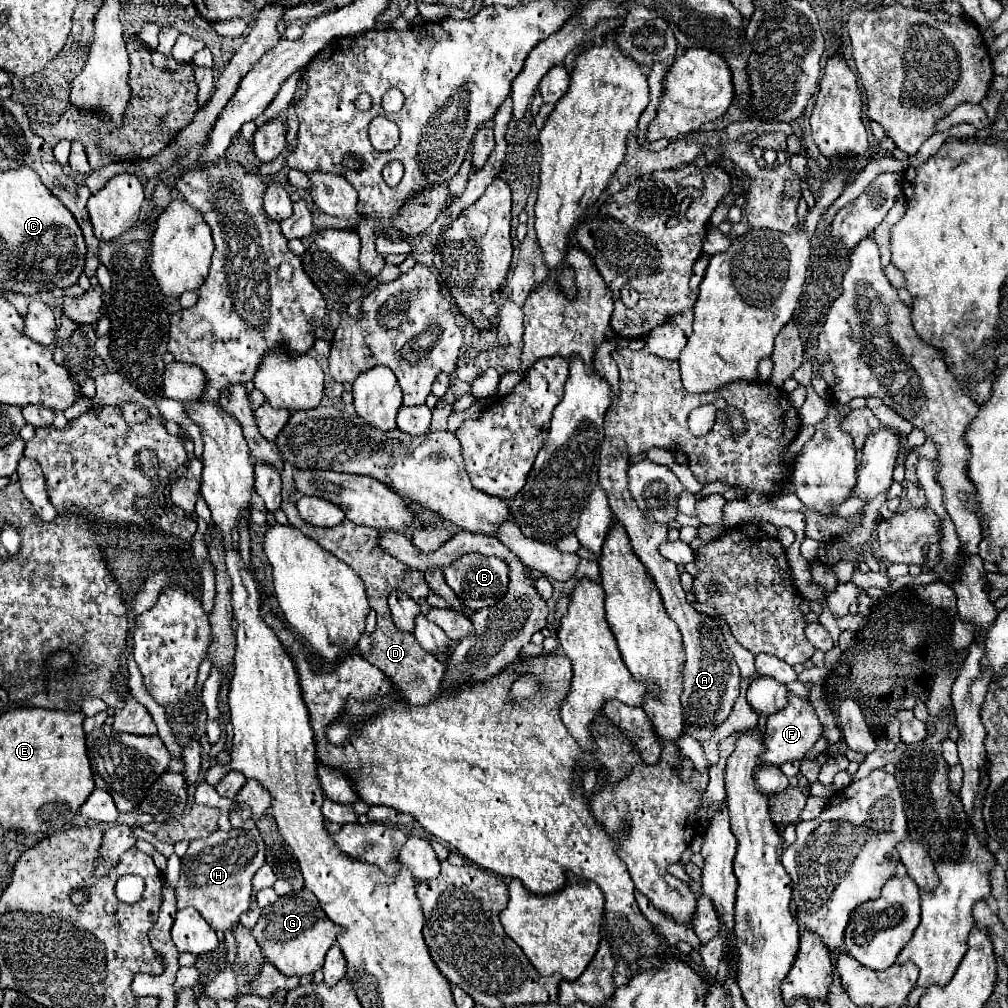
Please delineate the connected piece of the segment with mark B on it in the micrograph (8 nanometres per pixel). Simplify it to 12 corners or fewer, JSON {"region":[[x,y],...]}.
{"region":[[462,555],[446,583],[472,611],[508,593],[508,565]]}

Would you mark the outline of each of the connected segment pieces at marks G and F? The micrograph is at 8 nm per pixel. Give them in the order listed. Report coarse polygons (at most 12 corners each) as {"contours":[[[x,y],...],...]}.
{"contours":[[[306,889],[264,907],[252,935],[286,977],[322,969],[342,927]],[[810,701],[766,721],[762,763],[800,761],[822,737]]]}

